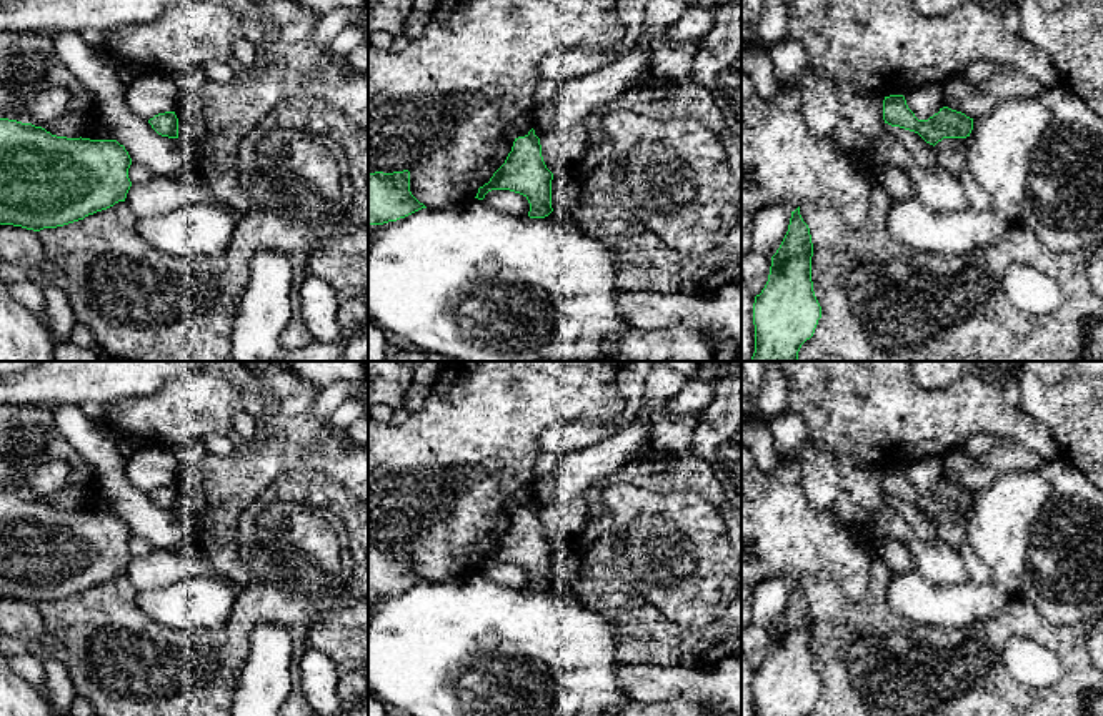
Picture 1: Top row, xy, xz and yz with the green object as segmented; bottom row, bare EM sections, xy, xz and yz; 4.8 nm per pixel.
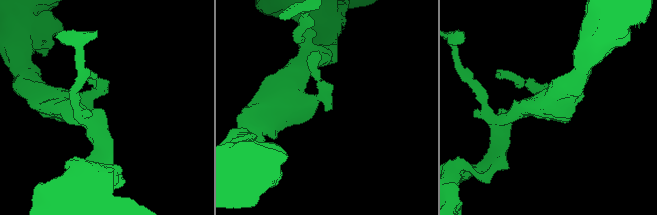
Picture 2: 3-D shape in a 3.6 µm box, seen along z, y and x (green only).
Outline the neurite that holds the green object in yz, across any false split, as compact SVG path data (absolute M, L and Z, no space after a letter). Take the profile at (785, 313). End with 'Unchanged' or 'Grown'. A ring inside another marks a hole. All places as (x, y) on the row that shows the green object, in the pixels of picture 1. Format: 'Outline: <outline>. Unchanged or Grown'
Outline: M800 206L771 256L765 288L755 296L755 353L748 361L798 361L801 345L815 333L821 306L811 281L813 243Z. Unchanged

